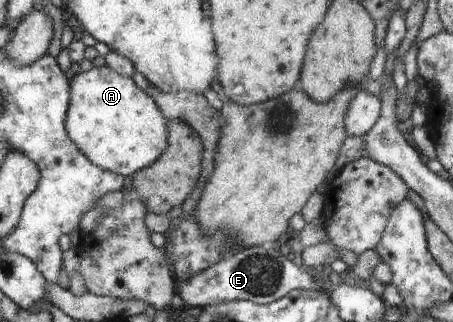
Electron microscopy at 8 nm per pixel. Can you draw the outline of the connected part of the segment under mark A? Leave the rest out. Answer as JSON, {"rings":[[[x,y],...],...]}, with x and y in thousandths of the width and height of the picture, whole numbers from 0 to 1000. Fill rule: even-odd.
{"rings":[[[236,202],[205,208],[179,220],[157,248],[157,335],[148,345],[146,394],[163,447],[216,522],[263,537],[269,547],[294,547],[298,534],[331,519],[342,497],[353,494],[366,472],[366,373],[358,342],[344,335],[342,311],[318,292],[291,242],[274,242]]]}

